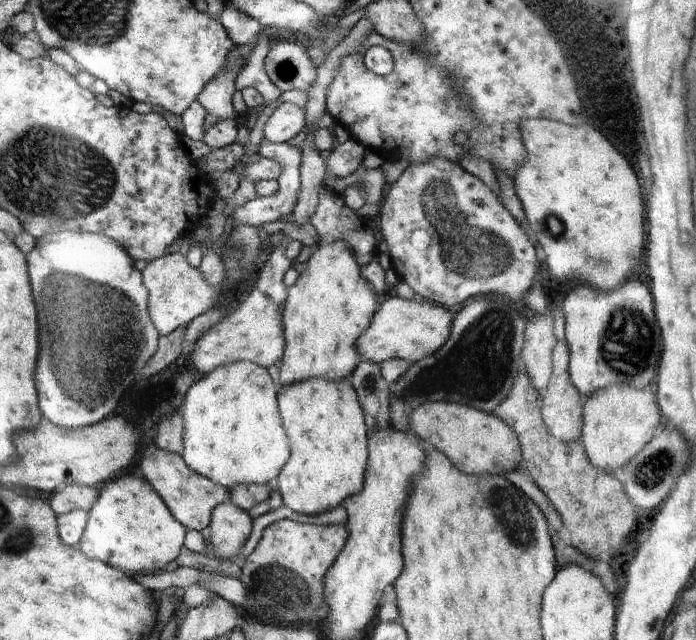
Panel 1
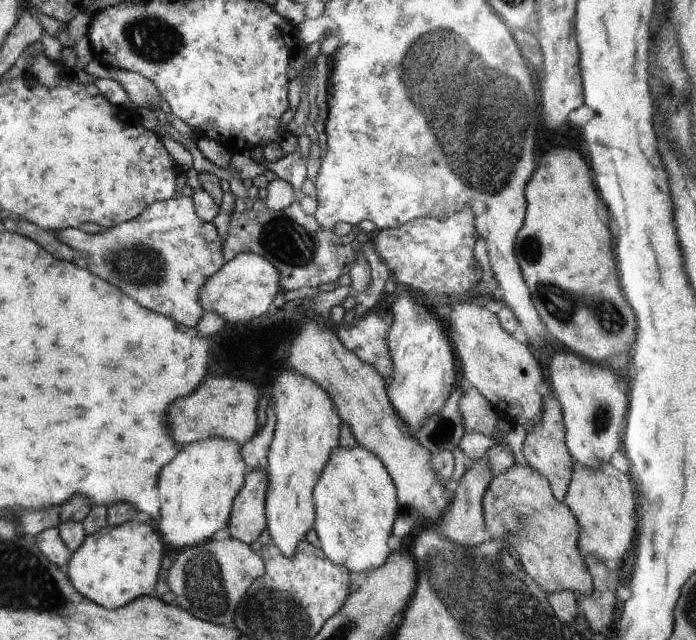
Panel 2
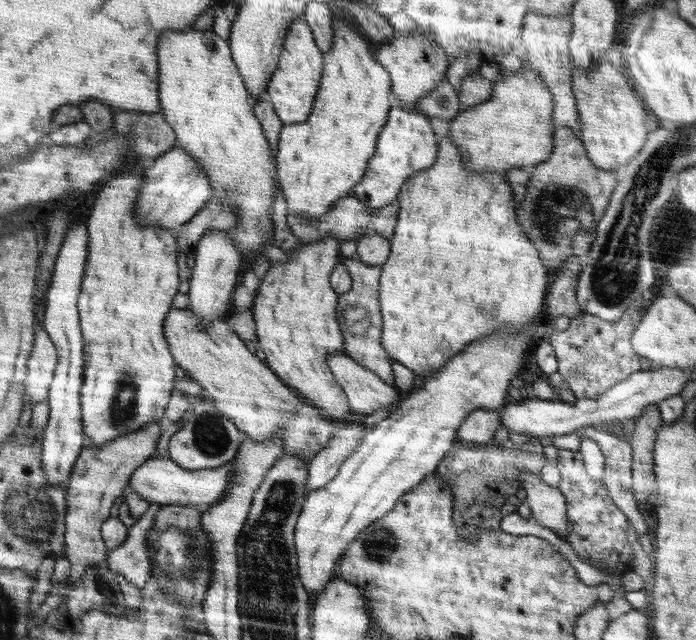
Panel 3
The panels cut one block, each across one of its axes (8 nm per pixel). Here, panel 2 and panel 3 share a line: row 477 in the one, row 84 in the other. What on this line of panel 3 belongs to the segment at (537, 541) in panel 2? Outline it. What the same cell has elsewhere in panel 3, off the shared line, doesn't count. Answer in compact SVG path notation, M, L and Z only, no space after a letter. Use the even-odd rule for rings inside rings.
M523 60L522 70L516 73L500 70L501 79L494 82L493 96L483 104L461 110L451 119L448 138L458 148L462 166L468 172L507 172L514 168L535 166L544 162L552 153L552 110L553 101L546 84L536 76L536 72Z

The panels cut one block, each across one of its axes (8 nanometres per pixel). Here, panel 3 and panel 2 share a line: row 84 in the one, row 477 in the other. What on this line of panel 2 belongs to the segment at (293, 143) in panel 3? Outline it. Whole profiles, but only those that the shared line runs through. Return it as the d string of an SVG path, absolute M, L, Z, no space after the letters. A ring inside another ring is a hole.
M358 444L353 447L340 447L332 450L330 458L320 474L313 490L315 504L315 523L320 545L318 548L334 564L345 566L349 572L364 572L368 568L381 567L392 554L388 547L394 521L398 516L400 504L397 499L395 484L390 478L384 463L367 448Z

